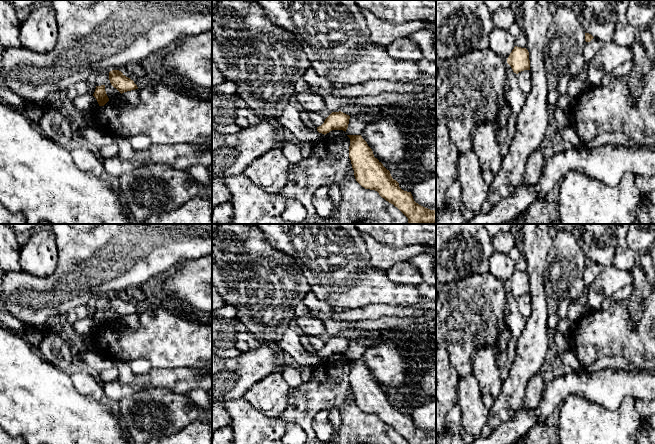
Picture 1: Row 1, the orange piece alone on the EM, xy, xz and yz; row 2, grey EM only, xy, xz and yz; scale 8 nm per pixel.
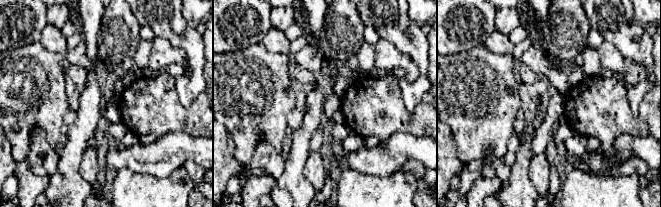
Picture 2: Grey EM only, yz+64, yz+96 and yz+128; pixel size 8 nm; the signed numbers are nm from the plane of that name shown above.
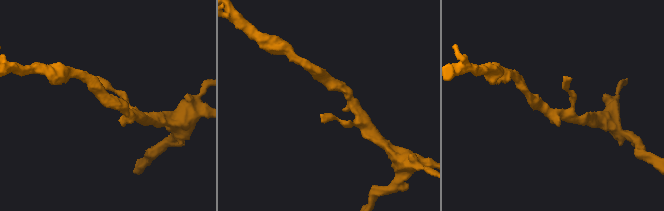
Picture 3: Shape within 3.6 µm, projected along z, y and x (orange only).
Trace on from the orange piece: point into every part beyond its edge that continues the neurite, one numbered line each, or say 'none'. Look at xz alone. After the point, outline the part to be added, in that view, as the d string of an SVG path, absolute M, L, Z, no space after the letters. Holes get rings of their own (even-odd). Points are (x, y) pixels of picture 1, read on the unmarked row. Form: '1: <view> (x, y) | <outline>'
none

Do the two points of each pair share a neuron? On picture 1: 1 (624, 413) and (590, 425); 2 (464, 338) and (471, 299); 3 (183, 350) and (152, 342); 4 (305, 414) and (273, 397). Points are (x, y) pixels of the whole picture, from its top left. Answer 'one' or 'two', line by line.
1: one
2: one
3: one
4: two

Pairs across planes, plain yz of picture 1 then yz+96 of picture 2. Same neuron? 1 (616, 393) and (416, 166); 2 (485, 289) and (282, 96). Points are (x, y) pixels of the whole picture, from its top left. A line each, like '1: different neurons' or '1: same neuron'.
1: different neurons
2: same neuron

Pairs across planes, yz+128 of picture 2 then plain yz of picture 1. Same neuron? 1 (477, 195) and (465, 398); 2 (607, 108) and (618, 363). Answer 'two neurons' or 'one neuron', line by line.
1: one neuron
2: two neurons

